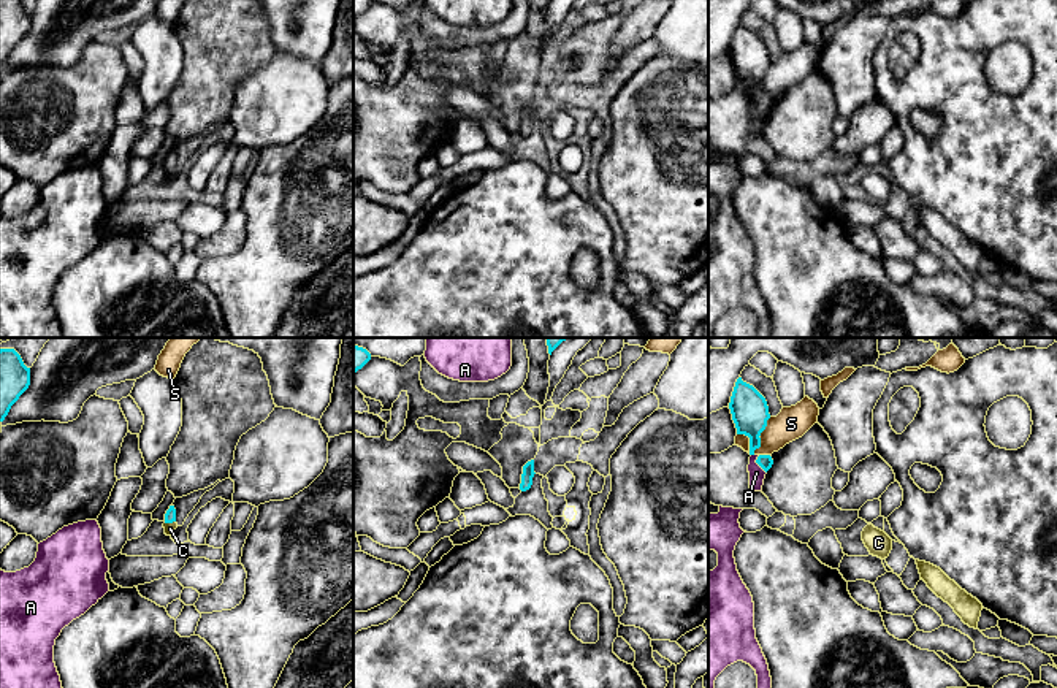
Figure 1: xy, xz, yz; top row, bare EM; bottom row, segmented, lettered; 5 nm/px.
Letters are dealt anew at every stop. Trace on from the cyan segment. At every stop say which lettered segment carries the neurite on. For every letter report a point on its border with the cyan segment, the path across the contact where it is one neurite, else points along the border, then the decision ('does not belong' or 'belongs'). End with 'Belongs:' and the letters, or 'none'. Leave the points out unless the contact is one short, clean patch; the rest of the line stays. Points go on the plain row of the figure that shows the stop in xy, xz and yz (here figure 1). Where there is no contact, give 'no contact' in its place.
A: contact yz (759, 110); does not belong
C: contact xy (170, 167); way xy (170, 160), (170, 167), (170, 173); belongs
S: contact yz (759, 80); does not belong
Belongs: C

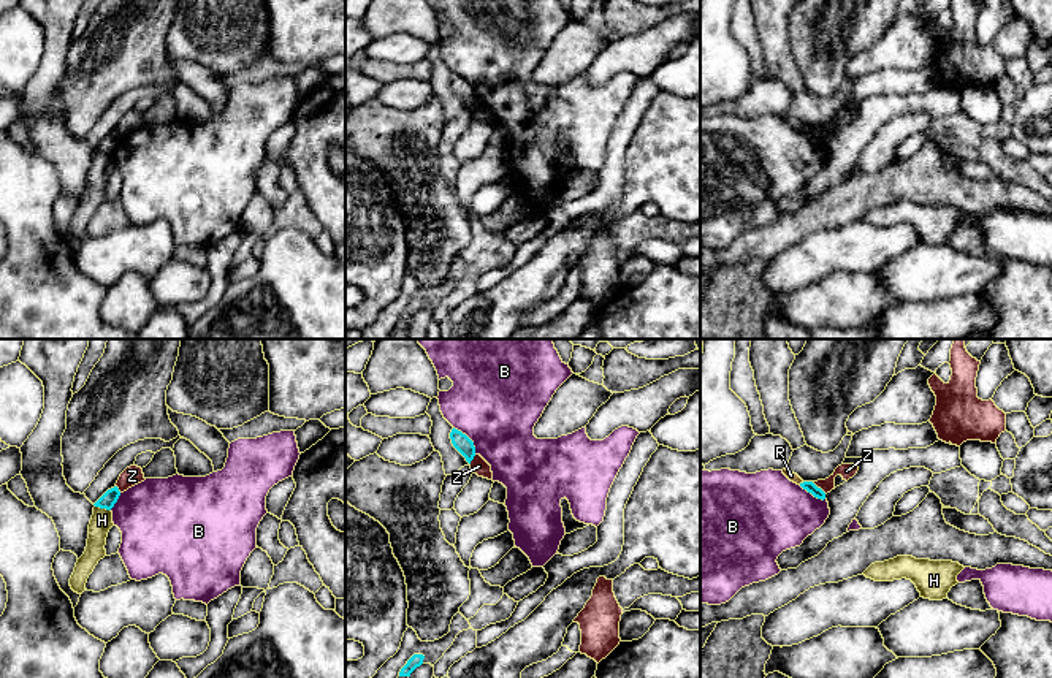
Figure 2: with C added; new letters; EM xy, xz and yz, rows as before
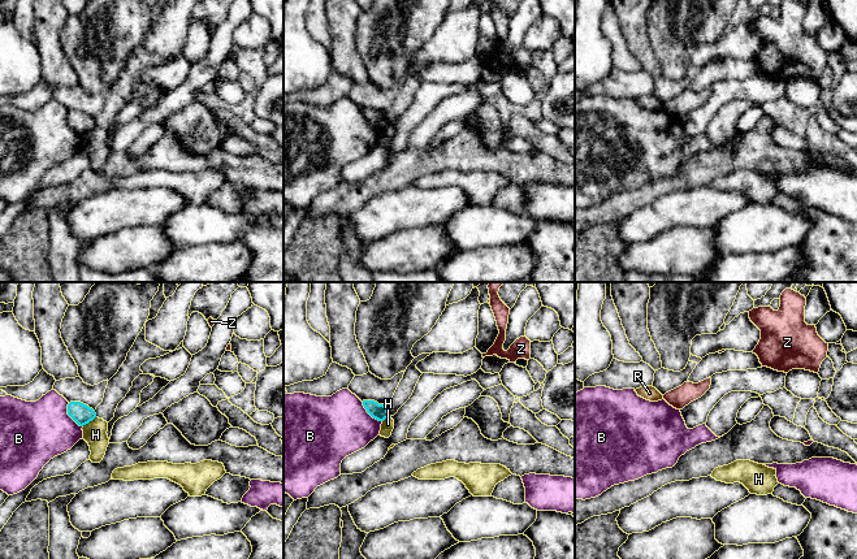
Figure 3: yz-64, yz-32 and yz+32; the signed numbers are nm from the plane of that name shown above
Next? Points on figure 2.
B: contact xz (469, 84); does not belong
H: contact xy (103, 152); does not belong
R: contact yz (800, 129); border yz (804, 127), (799, 129); does not belong
Z: contact yz (819, 133); border yz (811, 127), (826, 138); does not belong
Belongs: none

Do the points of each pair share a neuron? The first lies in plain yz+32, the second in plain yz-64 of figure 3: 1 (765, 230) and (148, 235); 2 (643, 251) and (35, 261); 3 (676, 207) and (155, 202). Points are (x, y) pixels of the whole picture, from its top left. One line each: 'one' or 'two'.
1: two
2: two
3: one

